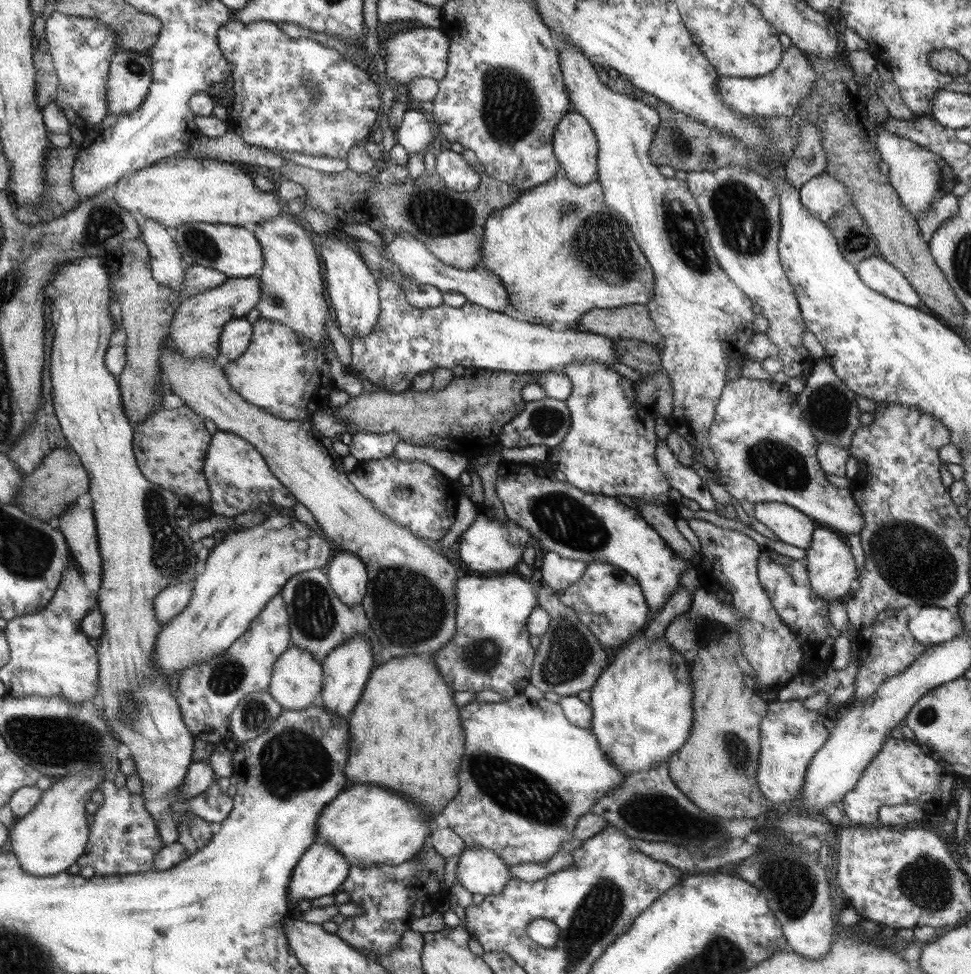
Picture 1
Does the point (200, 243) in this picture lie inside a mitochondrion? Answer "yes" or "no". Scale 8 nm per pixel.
yes

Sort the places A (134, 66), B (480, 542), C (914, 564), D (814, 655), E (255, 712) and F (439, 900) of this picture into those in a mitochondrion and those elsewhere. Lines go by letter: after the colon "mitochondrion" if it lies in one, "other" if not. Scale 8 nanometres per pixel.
A: mitochondrion
B: other
C: mitochondrion
D: other
E: mitochondrion
F: other

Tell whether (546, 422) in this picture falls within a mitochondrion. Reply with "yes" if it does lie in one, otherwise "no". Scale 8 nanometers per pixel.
yes

